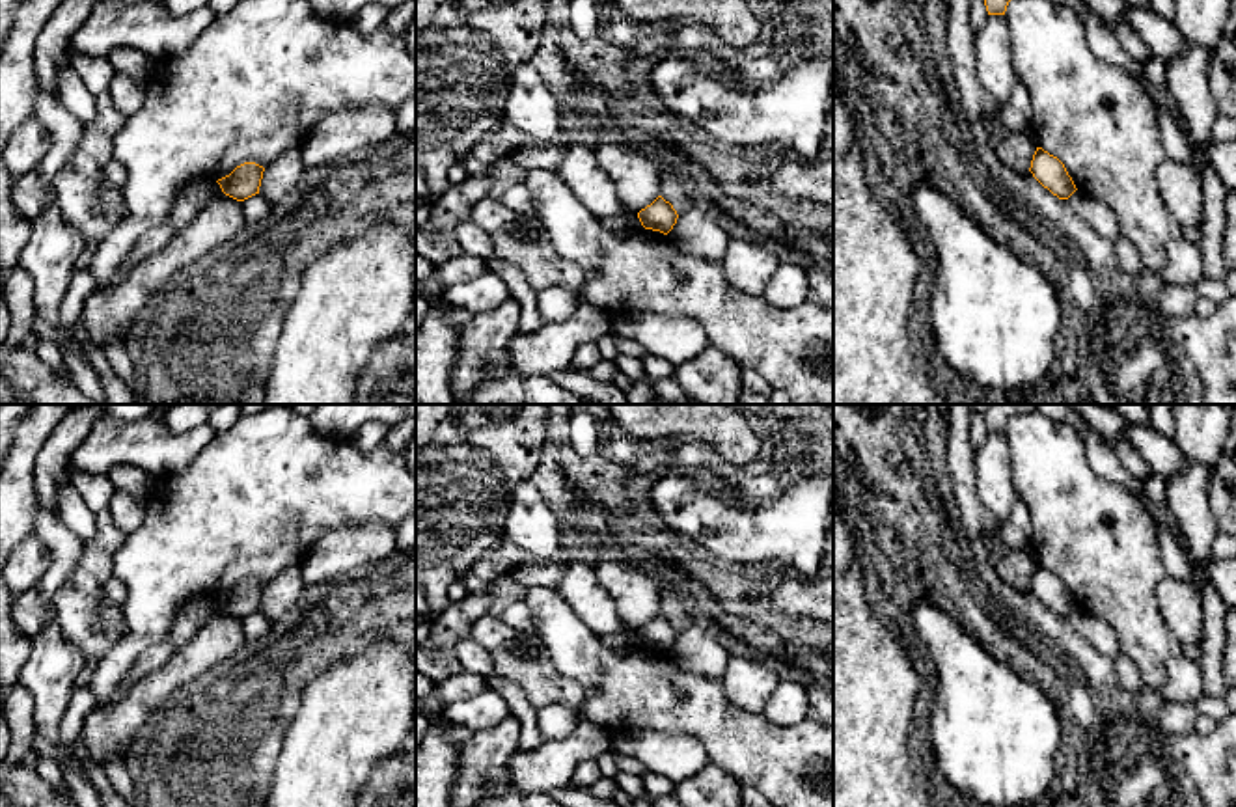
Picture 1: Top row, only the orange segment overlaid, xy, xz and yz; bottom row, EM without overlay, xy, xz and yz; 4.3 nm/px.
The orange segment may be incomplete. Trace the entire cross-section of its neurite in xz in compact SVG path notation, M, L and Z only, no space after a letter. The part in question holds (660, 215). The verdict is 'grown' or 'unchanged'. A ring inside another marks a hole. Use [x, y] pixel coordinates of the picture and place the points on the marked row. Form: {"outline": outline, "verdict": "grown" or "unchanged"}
{"outline": "M658 196L651 205L638 212L638 218L645 229L667 235L677 224L679 214L669 201Z", "verdict": "unchanged"}

